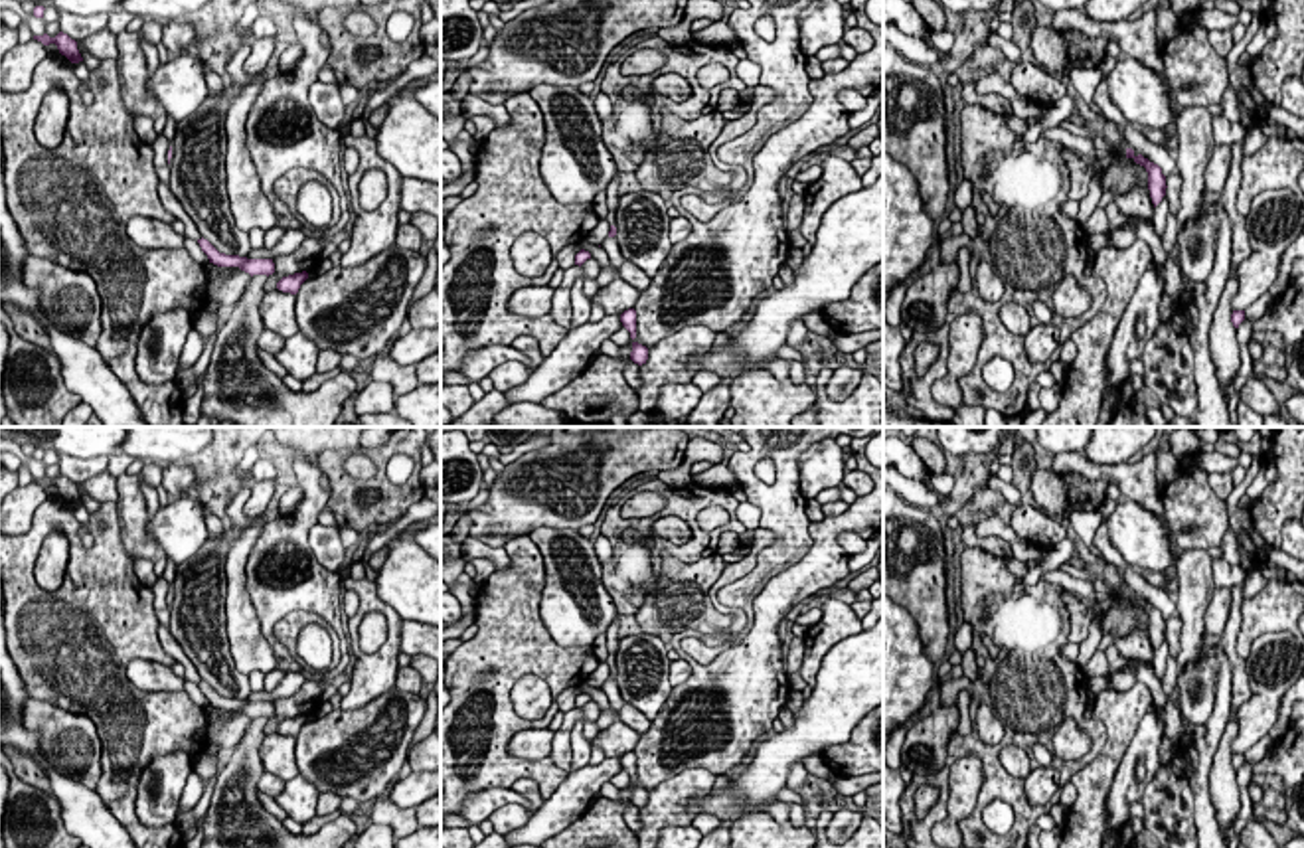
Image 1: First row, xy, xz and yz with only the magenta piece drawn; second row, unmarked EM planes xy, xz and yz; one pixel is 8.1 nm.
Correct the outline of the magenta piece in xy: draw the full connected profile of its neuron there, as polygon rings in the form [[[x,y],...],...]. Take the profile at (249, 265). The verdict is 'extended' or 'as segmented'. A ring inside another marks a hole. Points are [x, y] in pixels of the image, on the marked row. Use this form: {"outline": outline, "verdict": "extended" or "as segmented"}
{"outline": [[[198,239],[202,251],[207,255],[209,263],[217,267],[239,267],[241,271],[253,275],[273,275],[275,263],[273,259],[247,259],[239,255],[219,253],[207,239]]], "verdict": "as segmented"}

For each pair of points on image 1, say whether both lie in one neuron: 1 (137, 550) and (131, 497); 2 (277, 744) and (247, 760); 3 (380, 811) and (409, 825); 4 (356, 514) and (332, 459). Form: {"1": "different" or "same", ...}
{"1": "same", "2": "different", "3": "same", "4": "same"}

